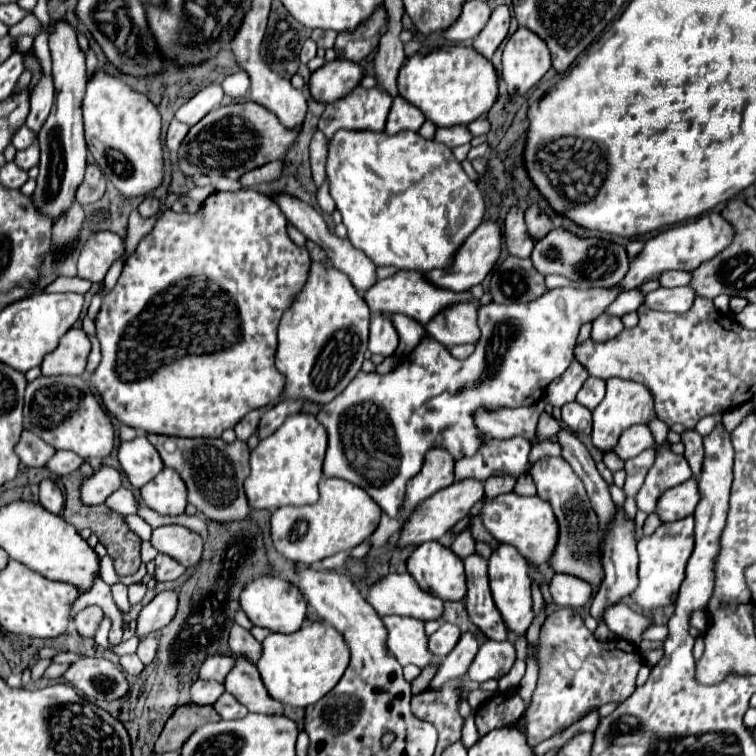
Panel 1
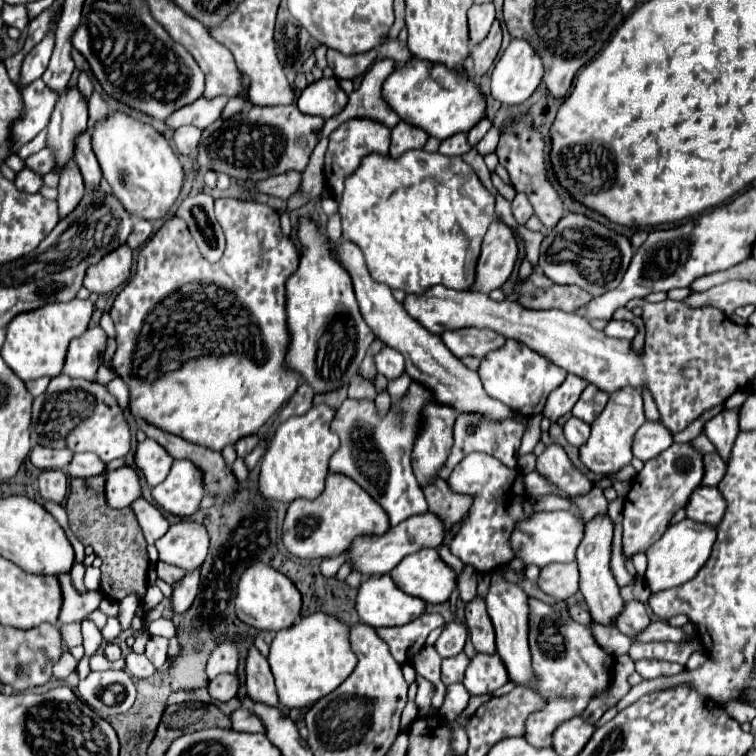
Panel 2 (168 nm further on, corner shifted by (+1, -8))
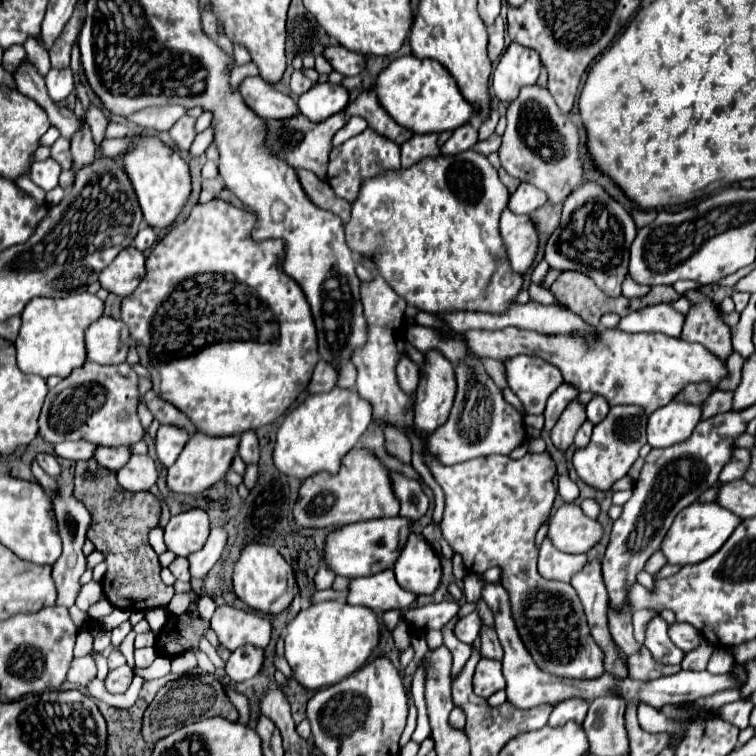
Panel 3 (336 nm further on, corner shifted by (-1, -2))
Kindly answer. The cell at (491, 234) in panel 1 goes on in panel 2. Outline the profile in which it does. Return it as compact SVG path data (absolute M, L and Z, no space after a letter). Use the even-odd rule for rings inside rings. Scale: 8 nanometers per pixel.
M492 222L482 240L482 252L476 264L476 282L470 286L470 292L488 294L500 288L514 270L516 258L518 240L514 230L504 222Z

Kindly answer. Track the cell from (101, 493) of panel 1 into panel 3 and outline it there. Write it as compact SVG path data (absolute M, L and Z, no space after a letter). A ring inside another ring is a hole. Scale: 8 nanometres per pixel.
M132 456L130 462L118 470L118 482L130 492L150 490L158 480L156 464L150 456Z

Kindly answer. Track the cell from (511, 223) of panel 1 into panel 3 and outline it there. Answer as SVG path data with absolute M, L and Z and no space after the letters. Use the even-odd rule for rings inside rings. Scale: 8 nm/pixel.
M522 182L518 186L518 190L512 194L508 208L514 214L532 214L536 208L546 204L546 194L538 188L534 188L534 184L526 184Z

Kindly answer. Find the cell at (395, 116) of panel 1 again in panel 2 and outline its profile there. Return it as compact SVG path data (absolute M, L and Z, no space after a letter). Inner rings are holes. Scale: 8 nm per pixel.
M404 120L398 122L398 126L392 130L392 142L390 142L390 156L396 158L406 150L422 148L428 134L420 130L418 126L408 126Z

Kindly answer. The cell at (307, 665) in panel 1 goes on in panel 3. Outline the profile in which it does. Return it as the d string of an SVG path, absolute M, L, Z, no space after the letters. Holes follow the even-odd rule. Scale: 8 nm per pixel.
M330 600L306 610L286 626L286 660L294 670L294 678L306 688L332 686L356 670L360 670L370 654L380 644L382 612L374 612L366 606L350 606L346 602Z

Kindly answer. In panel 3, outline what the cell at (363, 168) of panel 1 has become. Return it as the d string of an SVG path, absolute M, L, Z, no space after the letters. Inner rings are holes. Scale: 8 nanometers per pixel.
M466 150L456 156L424 158L412 168L394 174L396 180L388 180L390 176L392 174L378 174L362 184L360 196L352 204L352 218L346 224L346 242L350 250L372 260L376 272L394 292L422 312L506 312L516 302L524 276L512 272L506 256L498 222L502 210L508 206L510 192L500 182L488 158L474 150Z

